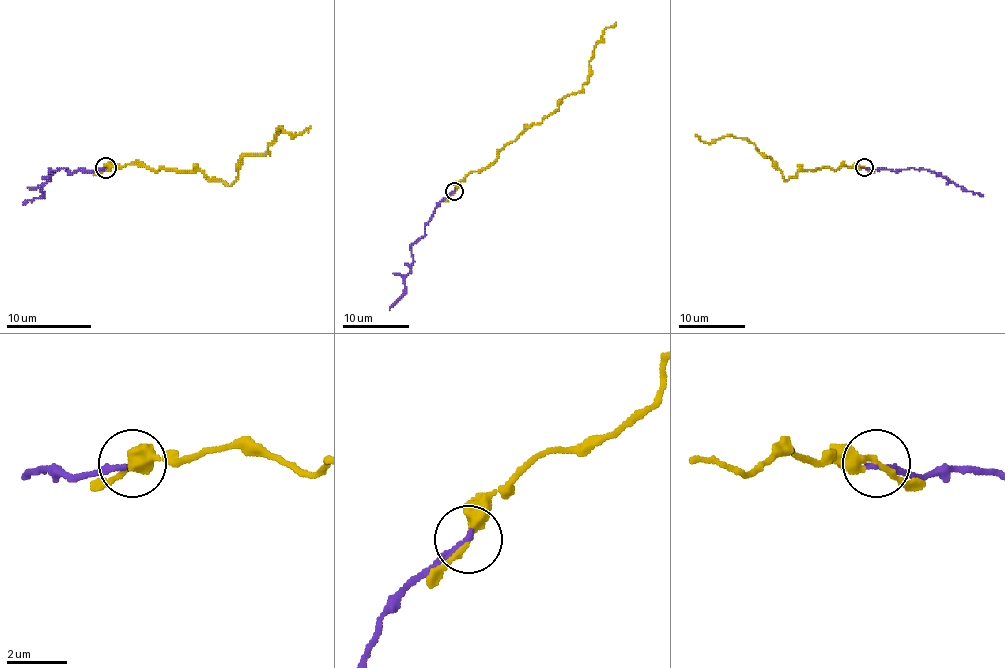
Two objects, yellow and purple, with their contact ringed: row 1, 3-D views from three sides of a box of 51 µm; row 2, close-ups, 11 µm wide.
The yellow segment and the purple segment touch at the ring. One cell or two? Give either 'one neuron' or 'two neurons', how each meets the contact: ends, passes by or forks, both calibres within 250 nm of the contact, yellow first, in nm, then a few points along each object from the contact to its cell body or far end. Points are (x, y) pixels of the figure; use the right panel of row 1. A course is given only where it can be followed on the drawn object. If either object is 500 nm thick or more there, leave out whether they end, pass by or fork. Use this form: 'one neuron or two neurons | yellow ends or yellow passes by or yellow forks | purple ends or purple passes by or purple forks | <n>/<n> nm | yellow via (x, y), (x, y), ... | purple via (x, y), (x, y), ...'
one neuron | yellow passes by | purple ends | 280/180 nm | yellow via (864, 168), (800, 169), (787, 181), (752, 142), (723, 136), (705, 142), (695, 134) | purple via (864, 168), (934, 171), (983, 196)

